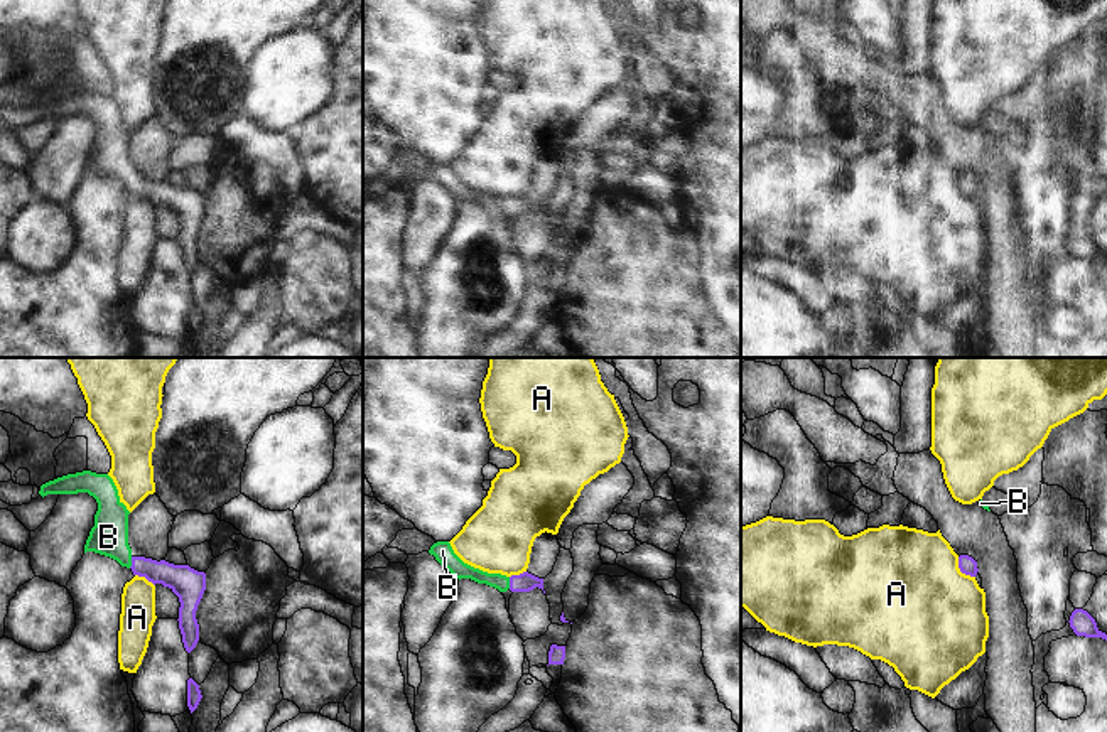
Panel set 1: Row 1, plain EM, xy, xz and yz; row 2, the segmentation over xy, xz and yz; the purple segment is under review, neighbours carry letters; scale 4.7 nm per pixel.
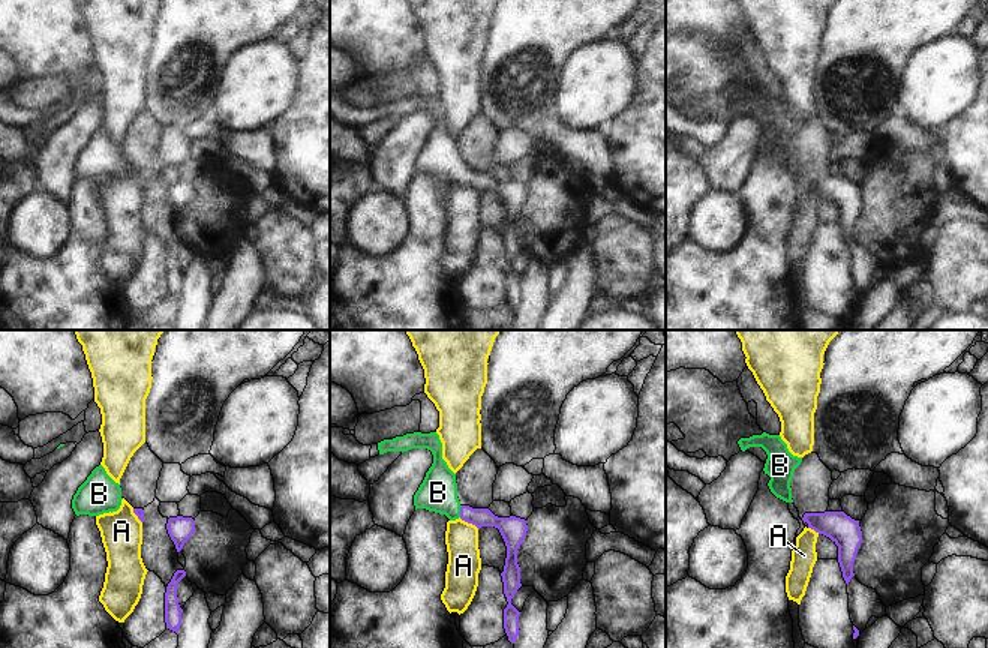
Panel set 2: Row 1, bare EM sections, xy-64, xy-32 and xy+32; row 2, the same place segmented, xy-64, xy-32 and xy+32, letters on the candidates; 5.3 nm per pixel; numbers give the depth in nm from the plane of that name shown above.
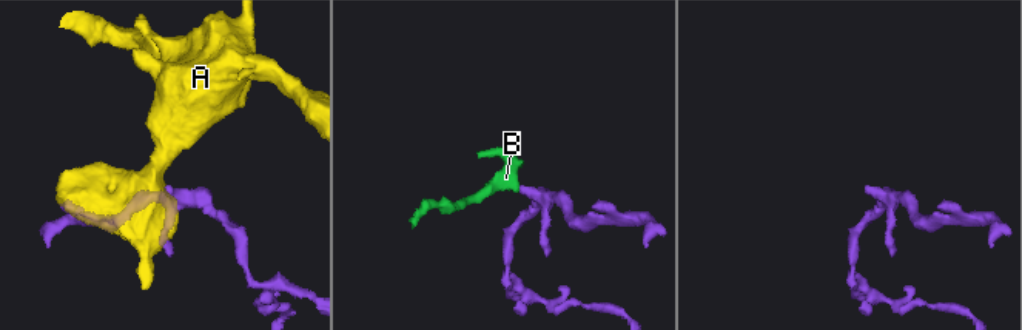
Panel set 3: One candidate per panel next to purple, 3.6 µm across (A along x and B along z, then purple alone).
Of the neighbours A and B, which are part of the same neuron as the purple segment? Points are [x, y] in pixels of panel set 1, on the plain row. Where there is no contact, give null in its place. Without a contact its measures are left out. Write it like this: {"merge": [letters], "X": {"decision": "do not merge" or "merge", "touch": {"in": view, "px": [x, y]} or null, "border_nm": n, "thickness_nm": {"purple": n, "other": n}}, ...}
{"merge": ["B"], "A": {"decision": "do not merge", "touch": {"in": "yz", "px": [961, 193]}, "border_nm": 130, "thickness_nm": {"purple": 90, "other": 500}}, "B": {"decision": "merge", "touch": {"in": "xy", "px": [132, 184]}, "border_nm": 60, "thickness_nm": {"purple": 140, "other": 180}}}

